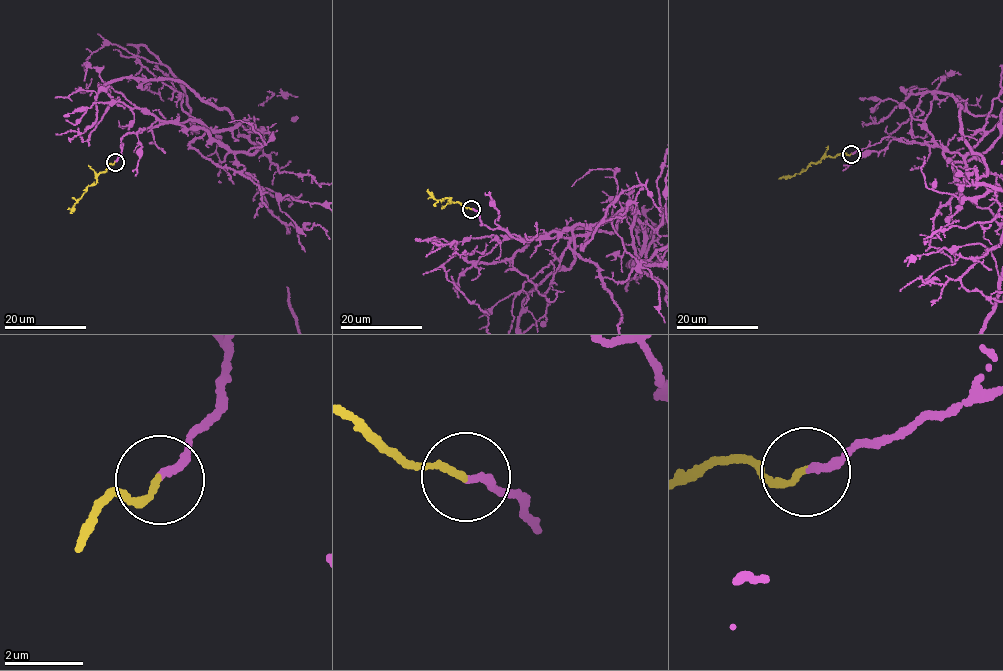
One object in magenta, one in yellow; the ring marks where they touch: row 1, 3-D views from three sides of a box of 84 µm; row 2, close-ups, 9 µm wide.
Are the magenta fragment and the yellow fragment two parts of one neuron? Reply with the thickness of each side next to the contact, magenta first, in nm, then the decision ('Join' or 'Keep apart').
Thickness 160 nm (magenta) against 150 nm. Join

